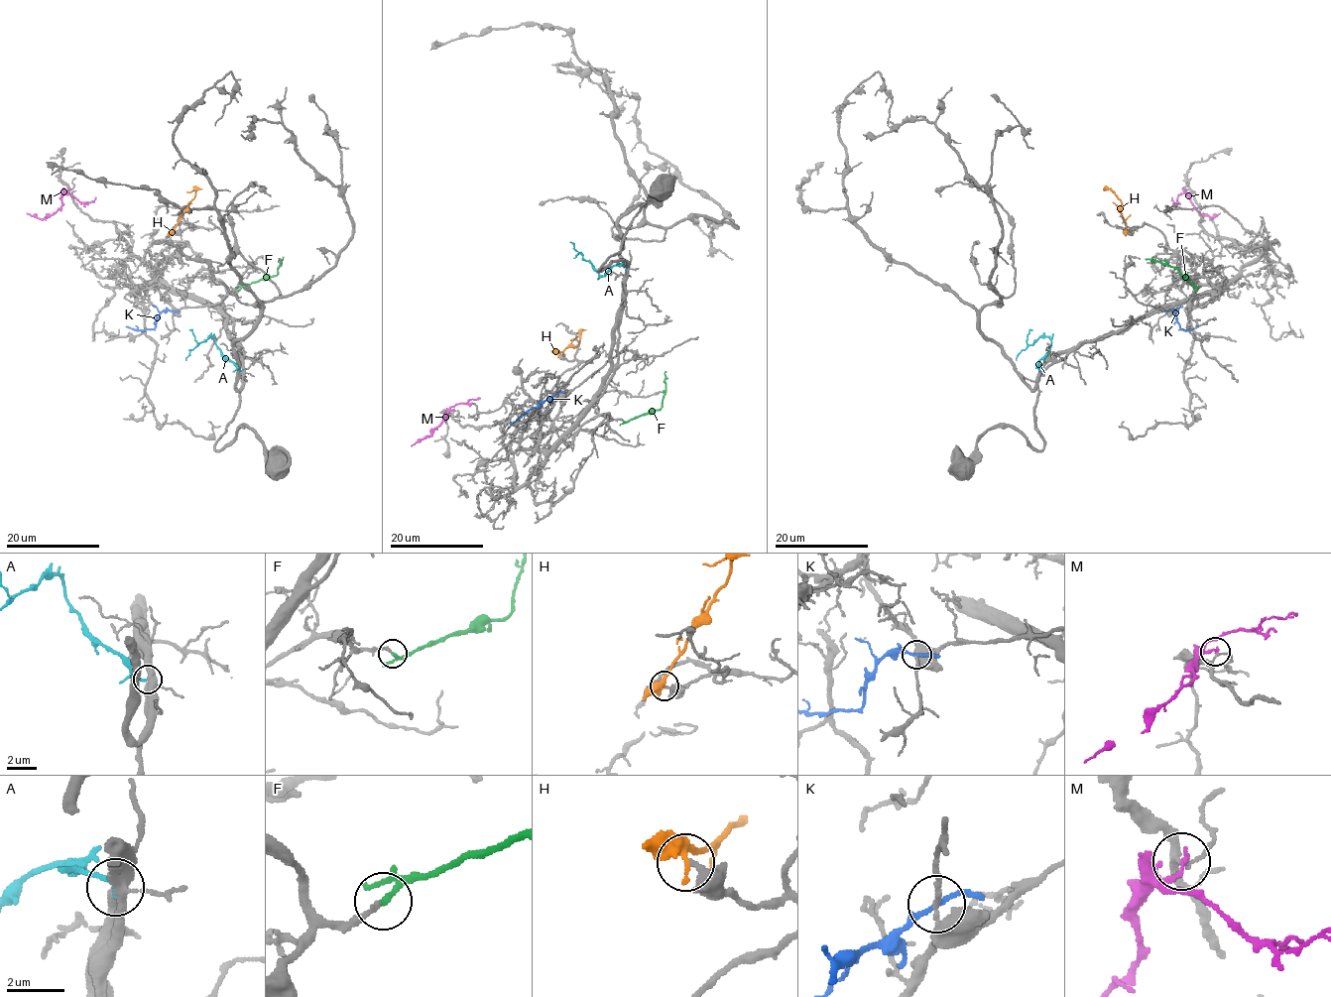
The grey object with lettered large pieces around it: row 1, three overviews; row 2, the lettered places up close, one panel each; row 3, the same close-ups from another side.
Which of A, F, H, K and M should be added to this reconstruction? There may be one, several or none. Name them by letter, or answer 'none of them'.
F

